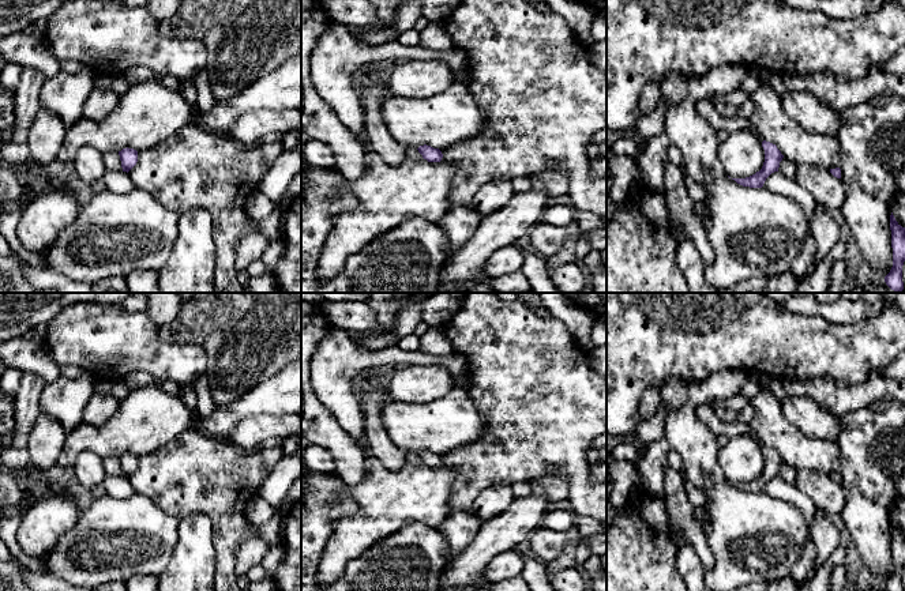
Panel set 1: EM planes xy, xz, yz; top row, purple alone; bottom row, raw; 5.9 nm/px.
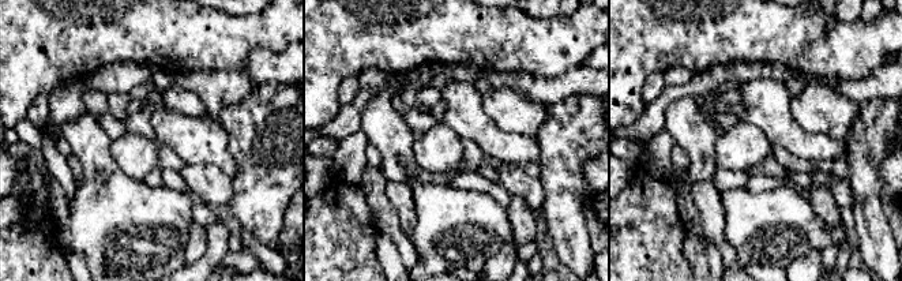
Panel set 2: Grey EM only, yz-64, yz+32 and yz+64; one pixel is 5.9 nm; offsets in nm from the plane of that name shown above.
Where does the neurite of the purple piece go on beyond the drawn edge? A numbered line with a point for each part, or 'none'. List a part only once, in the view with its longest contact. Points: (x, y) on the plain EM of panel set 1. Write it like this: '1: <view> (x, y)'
none

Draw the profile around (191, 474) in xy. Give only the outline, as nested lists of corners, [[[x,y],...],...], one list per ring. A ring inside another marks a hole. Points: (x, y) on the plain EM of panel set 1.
[[[192,426],[165,447],[139,456],[138,467],[128,479],[135,493],[149,497],[176,519],[191,513],[206,515],[211,522],[215,552],[214,591],[243,591],[234,572],[236,553],[245,541],[258,538],[244,509],[282,456],[281,447],[245,449],[206,437]]]

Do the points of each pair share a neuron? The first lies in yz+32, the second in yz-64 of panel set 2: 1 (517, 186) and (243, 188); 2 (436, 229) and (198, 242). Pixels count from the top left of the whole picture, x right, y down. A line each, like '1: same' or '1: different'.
1: different
2: different

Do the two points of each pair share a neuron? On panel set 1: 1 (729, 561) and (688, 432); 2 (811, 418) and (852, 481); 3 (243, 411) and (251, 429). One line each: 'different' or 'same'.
1: same
2: different
3: different

